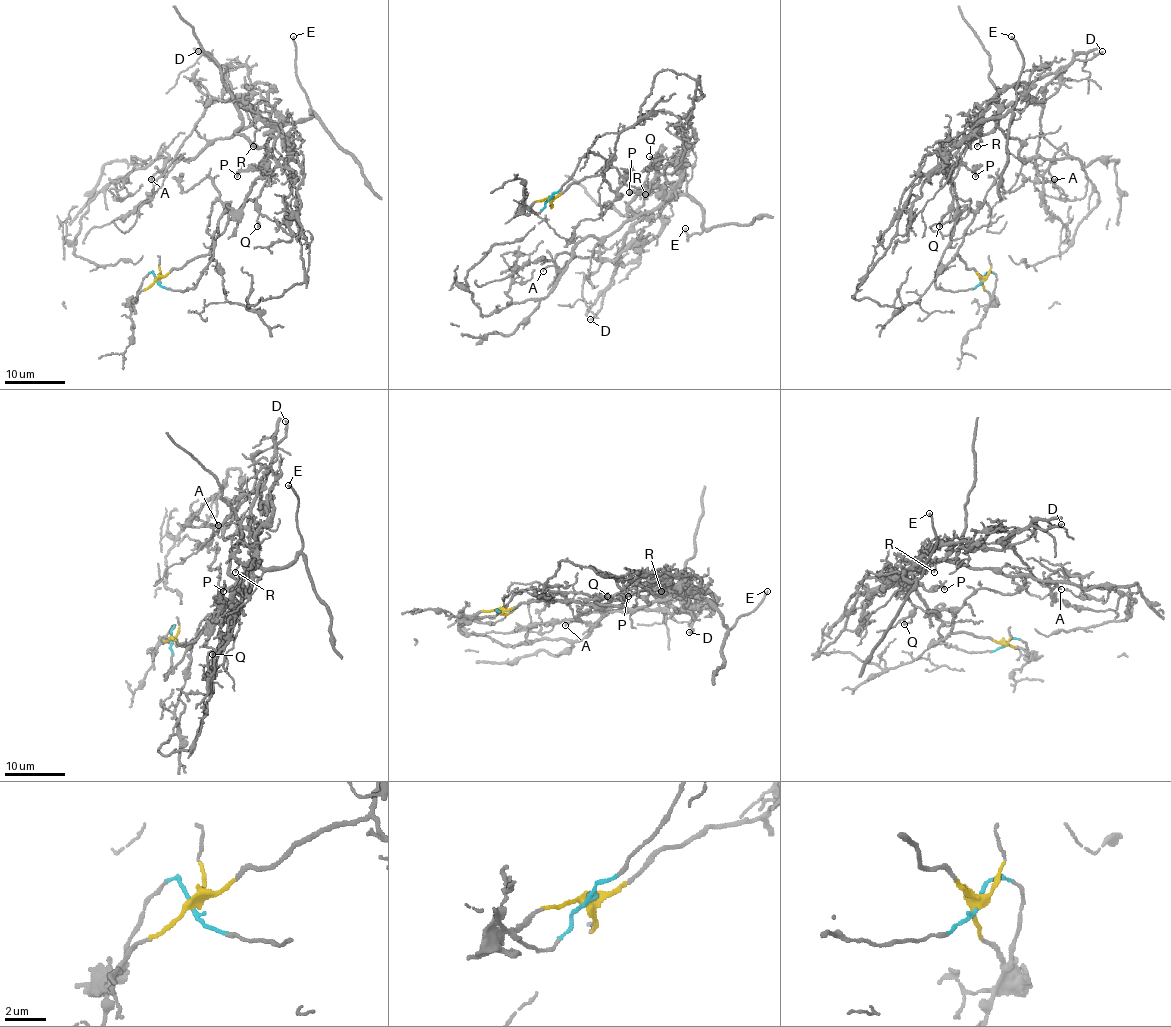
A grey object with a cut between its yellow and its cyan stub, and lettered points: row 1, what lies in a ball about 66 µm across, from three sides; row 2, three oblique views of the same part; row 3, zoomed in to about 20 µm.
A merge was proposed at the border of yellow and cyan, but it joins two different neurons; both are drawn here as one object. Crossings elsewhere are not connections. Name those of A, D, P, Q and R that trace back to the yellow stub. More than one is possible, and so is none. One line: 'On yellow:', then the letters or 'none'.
On yellow: A, D, P, R

